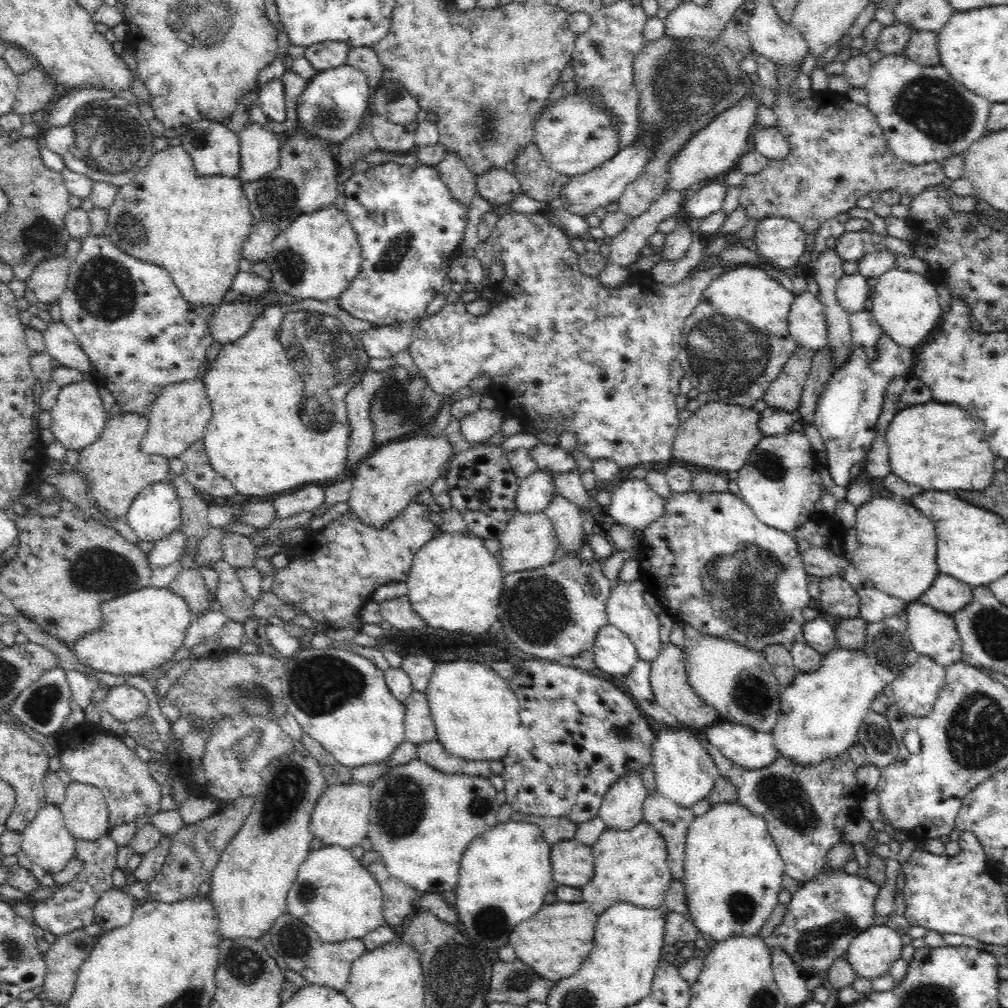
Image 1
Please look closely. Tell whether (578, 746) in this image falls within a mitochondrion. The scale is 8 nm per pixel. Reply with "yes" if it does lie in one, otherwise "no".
no

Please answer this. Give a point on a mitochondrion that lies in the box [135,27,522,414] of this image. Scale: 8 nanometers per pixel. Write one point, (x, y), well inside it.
(276, 196)

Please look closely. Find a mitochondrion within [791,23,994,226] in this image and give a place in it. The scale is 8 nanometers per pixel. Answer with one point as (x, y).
(932, 105)

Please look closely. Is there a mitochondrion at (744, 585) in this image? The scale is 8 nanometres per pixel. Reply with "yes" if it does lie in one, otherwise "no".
yes

